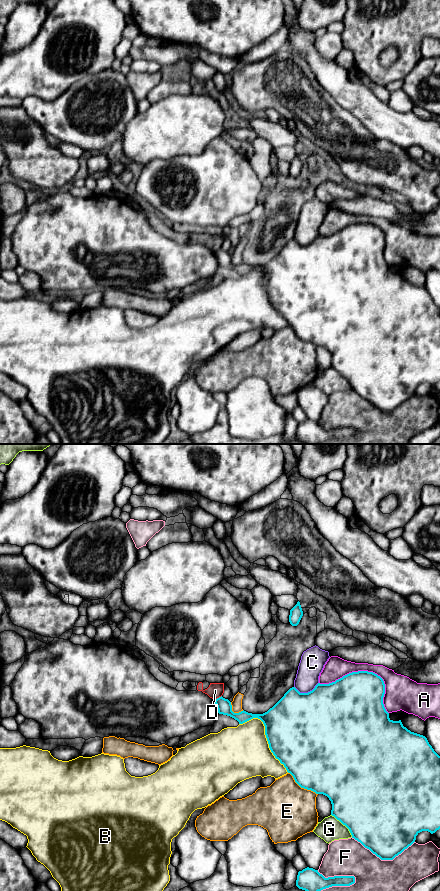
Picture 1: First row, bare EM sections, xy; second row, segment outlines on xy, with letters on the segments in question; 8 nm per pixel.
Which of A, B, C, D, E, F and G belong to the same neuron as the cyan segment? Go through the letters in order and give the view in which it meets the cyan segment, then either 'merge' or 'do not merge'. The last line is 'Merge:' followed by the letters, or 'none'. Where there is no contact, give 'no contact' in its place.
A: meets cyan in xy; do not merge
B: meets cyan in xy; do not merge
C: meets cyan in xy; do not merge
D: meets cyan in xy; do not merge
E: meets cyan in xy; do not merge
F: meets cyan in xy; do not merge
G: meets cyan in xy; do not merge
Merge: none

